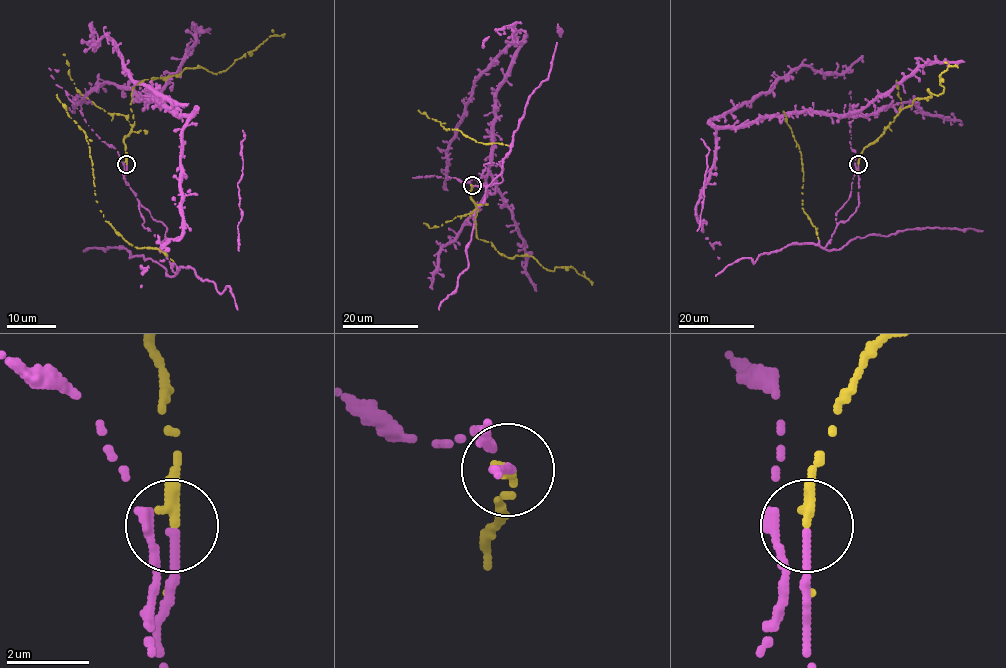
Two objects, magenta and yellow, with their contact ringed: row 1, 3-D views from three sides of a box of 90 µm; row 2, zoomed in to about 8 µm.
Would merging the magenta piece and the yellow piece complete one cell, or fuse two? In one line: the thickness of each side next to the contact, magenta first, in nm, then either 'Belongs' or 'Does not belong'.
Thickness 200 nm (magenta) against 320 nm. Belongs

